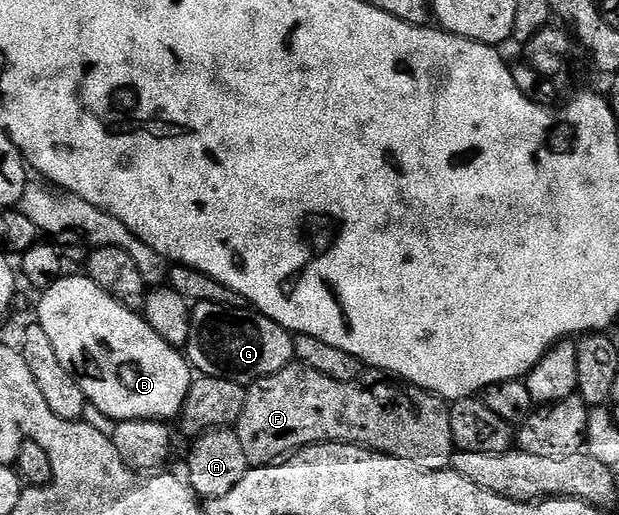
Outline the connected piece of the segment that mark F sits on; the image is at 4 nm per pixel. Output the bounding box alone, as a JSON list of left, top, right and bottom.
[236,362,456,472]

